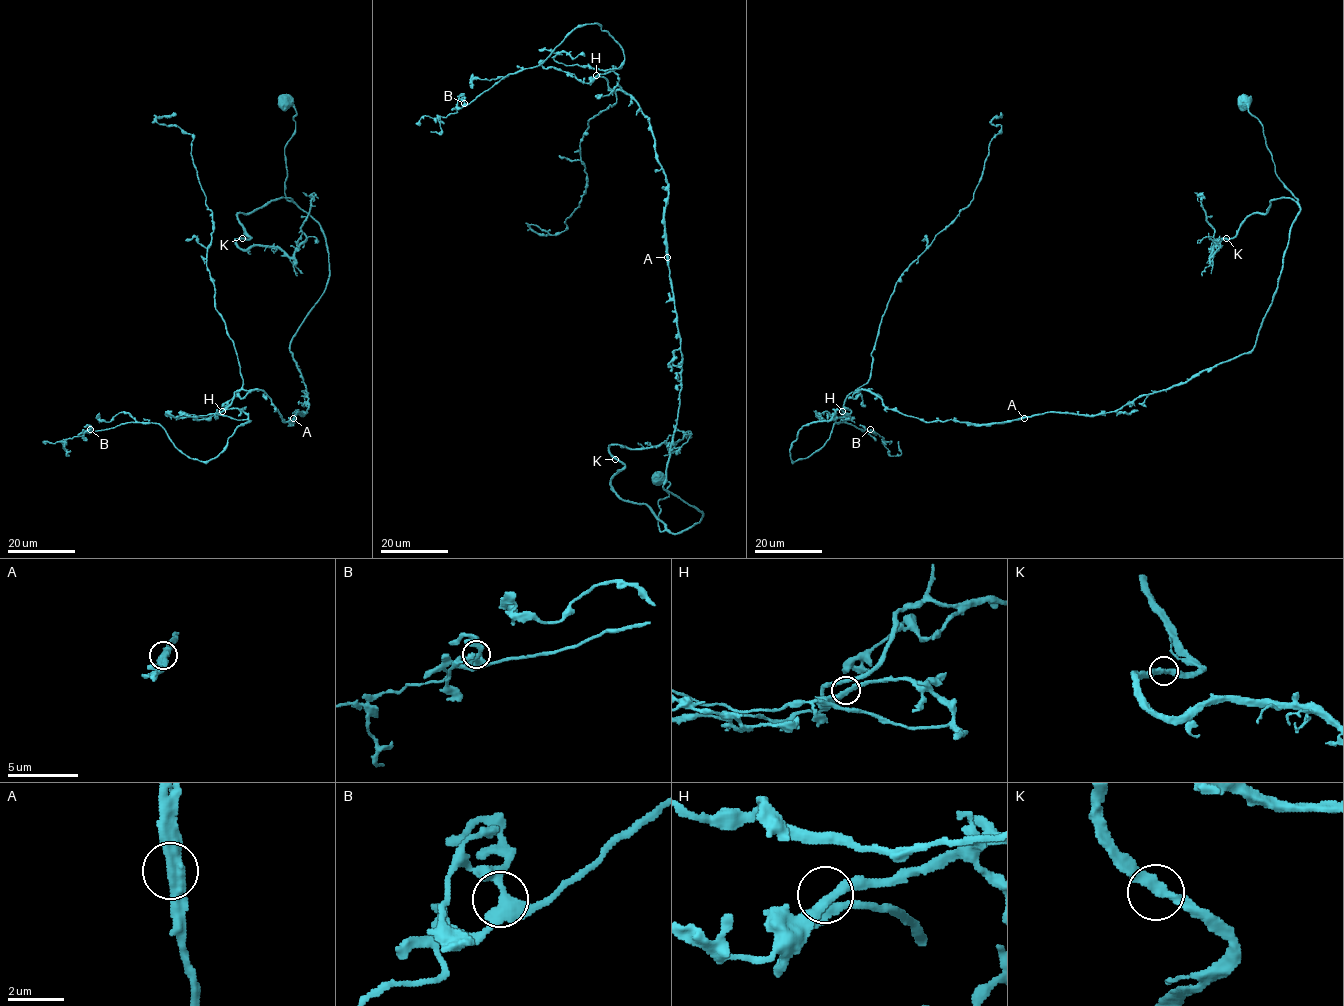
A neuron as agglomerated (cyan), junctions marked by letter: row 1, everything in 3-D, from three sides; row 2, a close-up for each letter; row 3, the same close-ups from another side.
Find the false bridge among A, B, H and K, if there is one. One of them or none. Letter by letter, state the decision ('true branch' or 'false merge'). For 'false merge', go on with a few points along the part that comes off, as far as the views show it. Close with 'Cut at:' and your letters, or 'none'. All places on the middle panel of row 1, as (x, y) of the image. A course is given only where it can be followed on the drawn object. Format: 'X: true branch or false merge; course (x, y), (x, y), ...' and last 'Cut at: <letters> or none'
A: false merge; course (667, 257), (664, 236), (667, 199)
B: true branch
H: true branch
K: true branch
Cut at: A

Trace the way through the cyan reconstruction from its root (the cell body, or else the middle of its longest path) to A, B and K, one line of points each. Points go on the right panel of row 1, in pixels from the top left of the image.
A: (1247, 103), (1263, 127), (1277, 178), (1300, 208), (1254, 346), (1115, 411), (1024, 418)
B: (1247, 103), (1300, 208), (1249, 351), (1090, 416), (926, 422), (856, 389), (790, 458), (835, 422), (870, 429)
K: (1247, 103), (1263, 127), (1277, 178), (1297, 201), (1273, 199), (1264, 213), (1250, 214), (1232, 238), (1225, 238)

